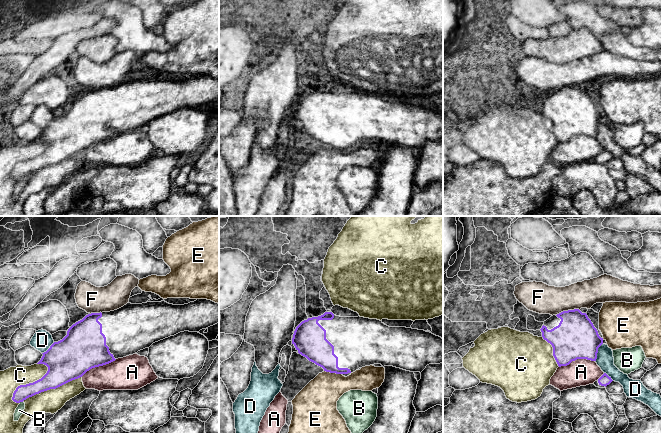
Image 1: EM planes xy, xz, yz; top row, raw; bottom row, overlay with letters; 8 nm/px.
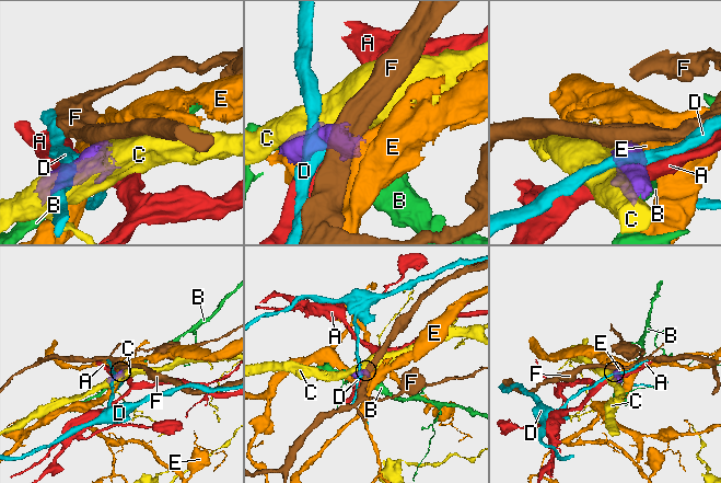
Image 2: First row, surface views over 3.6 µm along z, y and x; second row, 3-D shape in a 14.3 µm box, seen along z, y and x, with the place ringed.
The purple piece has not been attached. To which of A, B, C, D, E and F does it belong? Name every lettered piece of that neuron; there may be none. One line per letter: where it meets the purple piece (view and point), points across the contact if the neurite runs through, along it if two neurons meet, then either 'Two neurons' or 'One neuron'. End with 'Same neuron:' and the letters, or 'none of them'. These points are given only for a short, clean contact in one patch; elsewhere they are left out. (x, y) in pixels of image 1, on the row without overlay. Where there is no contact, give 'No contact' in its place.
A: Touches purple at yz (576, 135). Two neurons
B: Touches purple at xy (20, 177). Two neurons
C: Touches purple at xy (29, 159). Two neurons
D: Touches purple at yz (597, 128). Two neurons
E: Touches purple at xz (333, 148). Boundary: xz (324, 146), (330, 149), (341, 150). Two neurons
F: Touches purple at yz (568, 86). Boundary: yz (579, 85), (563, 86), (556, 91). Two neurons
Same neuron: none of them

